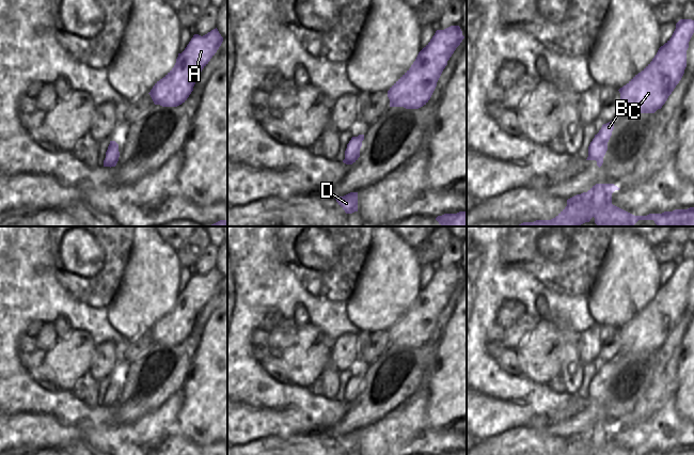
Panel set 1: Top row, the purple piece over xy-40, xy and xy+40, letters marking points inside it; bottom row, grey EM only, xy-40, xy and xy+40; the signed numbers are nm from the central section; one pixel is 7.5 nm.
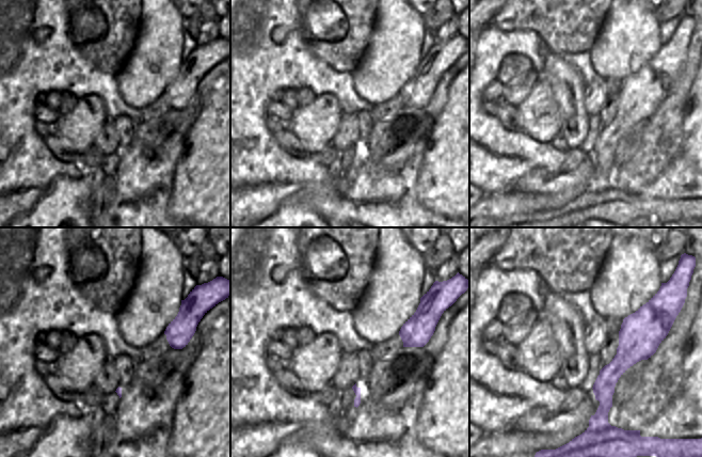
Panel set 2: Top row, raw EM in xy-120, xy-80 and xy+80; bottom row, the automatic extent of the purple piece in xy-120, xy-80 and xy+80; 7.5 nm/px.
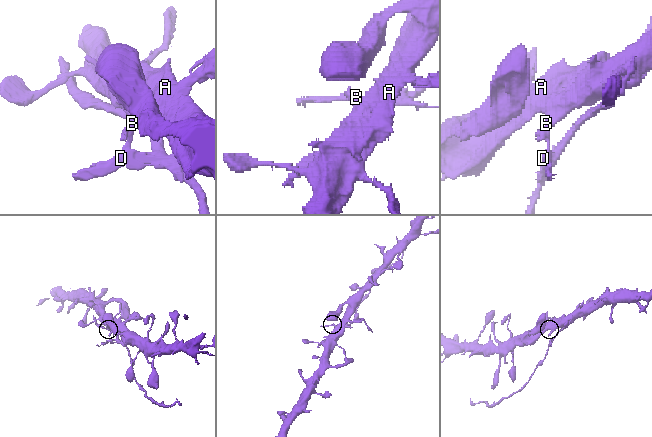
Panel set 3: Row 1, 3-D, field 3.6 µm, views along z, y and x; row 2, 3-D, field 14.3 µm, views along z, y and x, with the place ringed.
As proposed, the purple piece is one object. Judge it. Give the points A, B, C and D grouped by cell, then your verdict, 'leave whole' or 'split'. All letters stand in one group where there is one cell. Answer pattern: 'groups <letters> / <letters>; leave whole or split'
groups A B C / D; split

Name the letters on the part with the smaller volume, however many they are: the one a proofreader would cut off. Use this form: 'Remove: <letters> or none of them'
Remove: D

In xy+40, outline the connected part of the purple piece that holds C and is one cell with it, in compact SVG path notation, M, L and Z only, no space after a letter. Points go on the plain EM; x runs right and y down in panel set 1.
M680 258L672 277L659 287L652 300L620 327L621 352L654 352L667 340L687 307L687 289L694 272L694 260Z

